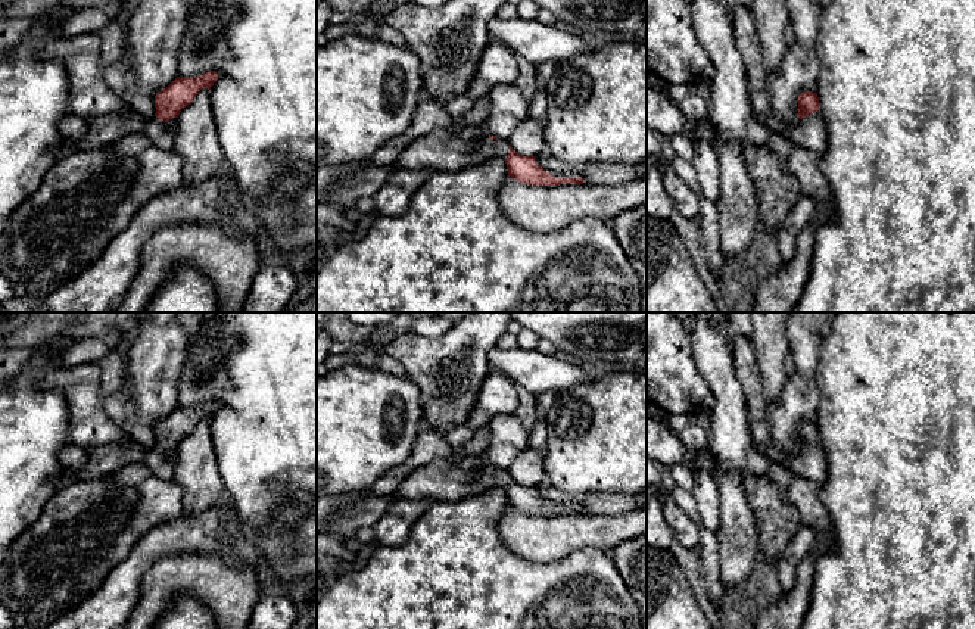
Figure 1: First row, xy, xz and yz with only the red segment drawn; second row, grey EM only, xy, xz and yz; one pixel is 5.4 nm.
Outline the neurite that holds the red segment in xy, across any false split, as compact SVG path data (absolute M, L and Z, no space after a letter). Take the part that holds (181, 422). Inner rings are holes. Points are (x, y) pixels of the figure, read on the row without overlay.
M215 401L197 407L177 407L166 418L156 423L153 448L141 446L130 439L119 443L87 446L87 464L81 470L65 468L62 477L71 482L96 479L115 473L127 464L138 463L146 465L150 474L172 480L175 465L171 461L171 454L200 420L211 420L217 410Z

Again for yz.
M804 421L798 426L798 448L800 452L797 455L785 457L785 467L794 476L823 485L828 479L828 461L820 443L817 423Z

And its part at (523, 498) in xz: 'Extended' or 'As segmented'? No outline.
Extended

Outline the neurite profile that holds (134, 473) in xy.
M131 463L115 471L118 480L124 485L137 486L150 476L150 471L146 465L138 463Z

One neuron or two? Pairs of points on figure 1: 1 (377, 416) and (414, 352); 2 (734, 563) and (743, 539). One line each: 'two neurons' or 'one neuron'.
1: two neurons
2: one neuron

